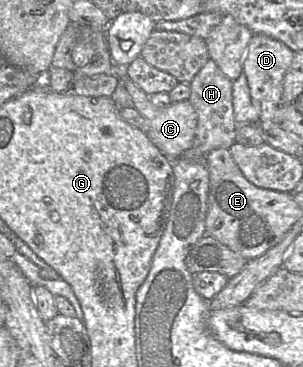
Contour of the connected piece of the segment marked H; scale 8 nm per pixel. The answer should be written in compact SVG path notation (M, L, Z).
M210 58L190 82L188 100L197 115L197 127L192 147L198 149L203 155L217 148L229 149L236 141L237 123L234 118L232 87L233 81L226 77Z

